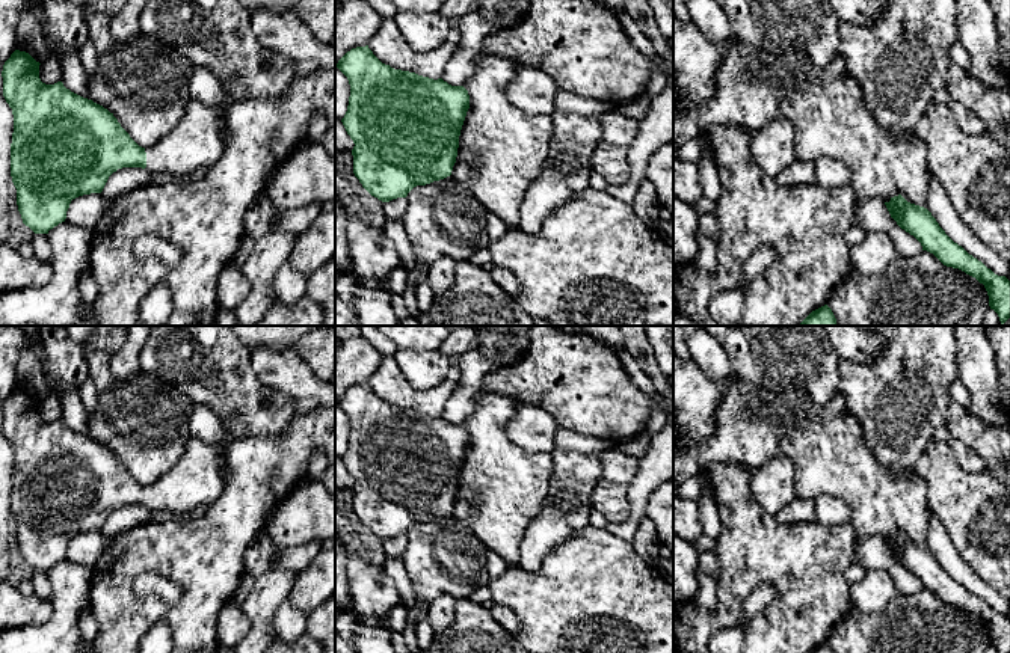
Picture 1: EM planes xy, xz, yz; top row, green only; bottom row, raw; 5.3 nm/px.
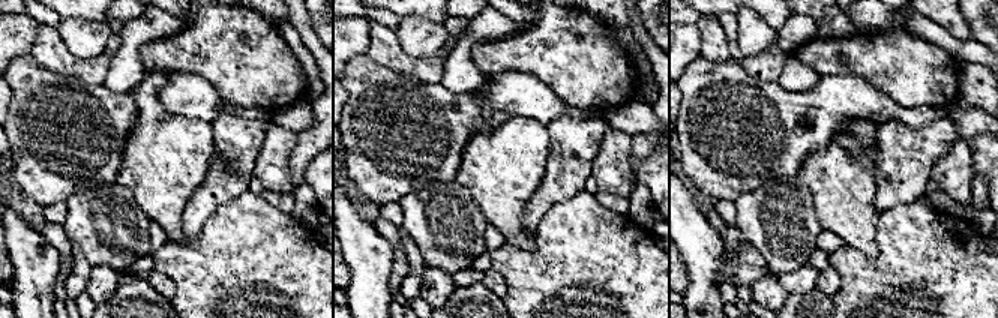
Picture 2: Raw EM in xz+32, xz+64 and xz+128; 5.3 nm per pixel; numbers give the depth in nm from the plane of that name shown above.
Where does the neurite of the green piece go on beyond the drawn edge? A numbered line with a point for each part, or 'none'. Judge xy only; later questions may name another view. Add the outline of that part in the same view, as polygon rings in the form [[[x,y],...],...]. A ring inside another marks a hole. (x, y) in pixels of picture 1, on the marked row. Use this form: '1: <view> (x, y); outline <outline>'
1: xy (195, 142); outline [[[190,100],[177,127],[156,146],[145,148],[146,169],[183,175],[214,164],[223,154],[222,110],[223,106]]]

